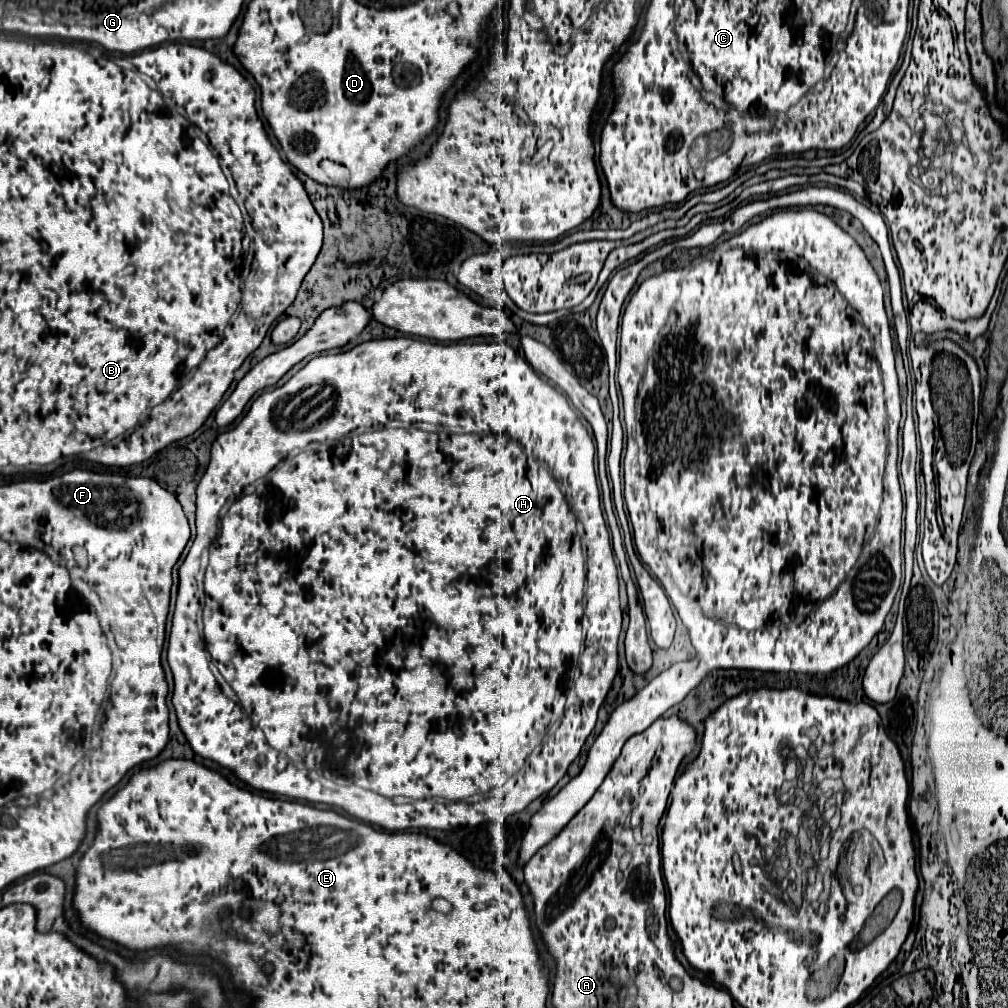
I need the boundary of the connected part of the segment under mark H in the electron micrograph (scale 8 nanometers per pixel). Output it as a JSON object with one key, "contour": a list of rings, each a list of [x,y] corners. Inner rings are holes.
{"contour":[[[392,338],[392,340],[370,340],[370,342],[362,342],[362,344],[358,344],[358,346],[354,346],[354,348],[352,348],[352,350],[346,350],[346,352],[338,352],[338,354],[320,354],[320,356],[316,356],[316,358],[312,358],[312,360],[310,360],[310,362],[308,362],[308,364],[306,364],[306,366],[304,366],[304,368],[300,368],[300,370],[298,370],[298,372],[296,372],[296,374],[294,374],[294,376],[292,376],[292,378],[290,378],[290,380],[288,380],[288,382],[286,382],[286,384],[284,384],[284,386],[280,386],[280,388],[276,388],[276,390],[270,390],[270,392],[262,392],[262,394],[260,394],[260,396],[258,396],[258,398],[256,398],[256,400],[254,400],[254,402],[252,402],[252,406],[250,406],[250,410],[248,410],[248,412],[246,412],[246,416],[244,416],[244,418],[242,418],[242,420],[240,420],[240,424],[238,424],[238,426],[236,426],[236,428],[232,428],[232,430],[230,430],[230,432],[224,432],[224,434],[220,434],[220,436],[218,436],[218,438],[216,438],[216,440],[214,440],[214,444],[212,444],[212,454],[210,454],[210,464],[208,464],[208,468],[206,468],[206,472],[204,472],[204,476],[202,476],[202,480],[200,480],[200,484],[198,484],[198,486],[197,486],[197,489],[196,489],[196,538],[194,538],[194,544],[192,544],[192,548],[190,548],[190,552],[188,552],[188,556],[186,556],[186,558],[184,558],[184,562],[182,562],[182,566],[180,566],[180,570],[178,570],[178,574],[180,574],[180,588],[178,588],[178,598],[176,598],[176,608],[174,608],[174,616],[172,616],[172,628],[170,628],[170,638],[168,638],[168,644],[170,644],[170,646],[168,646],[168,662],[170,662],[170,668],[172,668],[172,674],[174,674],[174,696],[172,696],[172,704],[174,704],[174,708],[176,708],[176,714],[178,714],[178,724],[180,724],[180,728],[182,728],[182,732],[184,732],[184,736],[186,736],[186,740],[188,740],[188,742],[190,742],[190,746],[192,746],[192,750],[194,750],[194,752],[196,752],[196,754],[200,754],[200,756],[202,756],[202,758],[208,758],[208,760],[214,760],[214,762],[218,762],[218,764],[220,764],[220,766],[224,766],[224,768],[230,768],[230,770],[234,770],[234,772],[236,772],[236,774],[238,774],[238,778],[240,778],[240,780],[244,780],[244,782],[246,782],[246,784],[250,784],[250,786],[254,786],[254,788],[256,788],[256,790],[266,790],[266,792],[274,792],[274,794],[280,794],[280,796],[290,796],[290,798],[296,798],[296,800],[308,800],[308,802],[322,802],[322,804],[324,804],[324,805],[327,805],[327,806],[329,806],[329,807],[331,807],[331,808],[334,808],[334,809],[339,809],[339,810],[342,810],[342,809],[343,809],[343,811],[344,811],[344,813],[346,813],[346,814],[350,814],[350,816],[354,816],[354,818],[358,818],[358,820],[364,820],[364,822],[370,822],[370,824],[378,824],[378,826],[382,826],[382,828],[386,828],[386,830],[392,830],[392,832],[396,832],[396,830],[406,830],[406,828],[420,828],[420,830],[452,830],[452,828],[458,828],[458,826],[471,826],[471,827],[473,827],[473,826],[477,826],[477,825],[481,825],[481,824],[487,824],[487,823],[488,823],[488,820],[489,820],[489,821],[490,821],[490,822],[499,822],[499,823],[504,823],[504,822],[505,822],[505,821],[506,821],[506,818],[507,818],[507,817],[508,817],[508,816],[510,816],[510,815],[512,815],[512,814],[515,814],[515,813],[517,813],[517,812],[520,812],[520,811],[522,811],[522,810],[524,810],[524,809],[525,809],[525,808],[526,808],[526,807],[527,807],[527,806],[528,806],[528,804],[530,804],[530,802],[532,802],[532,800],[534,800],[534,798],[538,798],[538,796],[542,796],[542,794],[544,794],[544,792],[548,792],[548,790],[552,790],[552,788],[554,788],[554,786],[556,786],[556,782],[558,782],[558,780],[560,780],[560,778],[562,778],[562,776],[564,776],[564,774],[566,774],[566,770],[568,770],[568,766],[570,766],[570,764],[572,764],[572,762],[574,762],[574,758],[576,758],[576,756],[578,756],[578,754],[580,754],[580,750],[582,750],[582,746],[584,746],[584,742],[586,742],[586,738],[588,738],[588,736],[590,736],[590,732],[592,732],[592,728],[594,728],[594,724],[596,724],[596,718],[598,718],[598,708],[600,708],[600,704],[602,704],[602,702],[604,702],[604,698],[606,698],[606,694],[608,694],[608,690],[610,690],[610,686],[612,686],[612,680],[614,680],[614,676],[616,676],[616,675],[617,675],[617,673],[618,673],[618,634],[620,634],[620,628],[622,628],[622,609],[621,609],[621,607],[620,607],[620,598],[619,598],[619,582],[618,582],[618,580],[619,580],[619,575],[620,575],[620,576],[621,576],[621,578],[622,578],[622,574],[620,574],[620,564],[618,564],[618,558],[616,558],[616,554],[614,554],[614,542],[612,542],[612,536],[610,536],[610,534],[608,534],[608,530],[609,530],[609,533],[610,533],[610,526],[609,526],[609,524],[608,524],[608,514],[606,514],[606,516],[607,516],[607,528],[606,528],[606,524],[604,524],[604,516],[603,516],[603,510],[602,510],[602,506],[601,506],[601,501],[600,501],[600,489],[599,489],[599,486],[598,486],[598,482],[596,482],[596,472],[595,472],[595,467],[594,467],[594,454],[596,454],[596,446],[594,446],[594,441],[593,441],[593,439],[592,439],[592,437],[591,437],[591,436],[588,436],[588,432],[586,432],[586,428],[584,428],[584,426],[582,426],[582,422],[580,422],[580,420],[578,420],[578,416],[576,416],[576,412],[574,412],[574,408],[572,408],[572,406],[570,406],[570,402],[568,402],[568,398],[566,398],[566,396],[564,396],[564,394],[560,394],[560,392],[558,392],[558,390],[554,390],[554,388],[552,388],[552,386],[550,386],[550,384],[548,384],[548,382],[546,382],[546,380],[542,380],[542,378],[540,378],[540,376],[538,376],[538,374],[536,374],[536,372],[534,372],[534,370],[532,370],[532,368],[530,368],[530,364],[528,364],[528,362],[526,362],[526,360],[524,360],[524,358],[522,358],[522,356],[520,356],[520,354],[518,354],[518,352],[516,352],[516,350],[514,350],[514,348],[512,348],[512,346],[508,346],[508,344],[504,344],[504,342],[490,342],[490,343],[471,343],[471,342],[464,342],[464,341],[463,341],[463,342],[453,342],[453,343],[442,343],[442,342],[422,342],[422,340],[412,340],[412,338]],[[417,422],[422,422],[422,430],[420,430],[420,428],[412,428],[412,426],[414,426],[414,424],[415,424],[415,423],[417,423]],[[454,426],[456,426],[456,428],[458,428],[458,434],[450,434],[450,432],[448,432],[448,430],[442,430],[442,428],[454,428]],[[296,444],[298,444],[298,446],[300,446],[300,450],[302,450],[302,452],[298,452],[298,454],[296,454],[296,456],[292,456],[292,458],[288,458],[288,452],[292,452],[292,450],[294,450],[294,448],[296,448]],[[280,462],[282,462],[282,466],[280,466],[280,468],[276,468],[276,470],[274,470],[274,474],[272,474],[272,476],[270,476],[270,478],[266,478],[266,476],[268,476],[268,472],[270,472],[270,470],[272,470],[272,468],[274,468],[274,466],[278,466],[278,464],[280,464]],[[260,478],[264,478],[264,482],[262,482],[262,484],[258,484],[258,486],[256,486],[256,490],[254,490],[254,492],[252,492],[252,494],[246,494],[246,488],[248,488],[248,486],[252,486],[252,484],[254,484],[254,482],[256,482],[256,480],[260,480]],[[548,492],[554,492],[554,493],[553,493],[553,494],[555,494],[555,493],[556,493],[556,492],[562,492],[562,493],[561,493],[561,494],[560,494],[560,496],[558,496],[558,499],[551,499],[551,498],[550,498],[550,499],[549,499],[549,500],[558,500],[558,506],[560,506],[560,514],[562,514],[562,516],[564,516],[564,518],[562,518],[562,516],[558,516],[558,520],[556,520],[556,518],[554,518],[554,530],[556,530],[556,532],[554,532],[554,534],[552,534],[552,528],[548,528],[548,520],[544,520],[544,500],[548,500]],[[228,500],[232,500],[232,502],[234,502],[234,504],[232,504],[232,508],[230,508],[230,509],[229,509],[229,511],[228,511],[228,513],[227,513],[227,514],[226,514],[226,515],[225,515],[225,516],[224,516],[224,517],[223,517],[223,518],[222,518],[222,521],[221,521],[221,523],[220,523],[220,524],[218,524],[218,520],[220,520],[220,510],[222,510],[222,506],[224,506],[224,504],[226,504],[226,502],[228,502]],[[578,520],[580,520],[580,521],[579,521],[579,522],[582,522],[582,525],[583,525],[583,526],[584,526],[584,532],[585,532],[585,534],[584,534],[584,533],[583,533],[583,538],[582,538],[582,537],[581,537],[581,536],[580,536],[580,535],[579,535],[579,534],[578,534],[578,532],[576,532],[576,522],[578,522]],[[208,546],[210,546],[210,548],[209,548],[209,563],[208,563],[208,566],[207,566],[207,568],[206,568],[206,578],[204,578],[204,574],[202,574],[202,570],[200,570],[200,568],[201,568],[201,565],[200,565],[200,564],[201,564],[201,562],[200,562],[200,559],[201,559],[201,556],[202,556],[202,552],[204,552],[204,550],[206,550],[206,548],[208,548]],[[210,656],[212,656],[212,662],[214,662],[214,664],[216,664],[216,666],[218,666],[218,670],[220,670],[220,674],[222,674],[222,676],[224,676],[224,678],[226,678],[226,682],[228,682],[228,684],[230,684],[230,686],[232,686],[232,690],[234,690],[234,692],[236,692],[236,696],[238,696],[238,702],[234,702],[234,700],[230,700],[230,698],[228,698],[228,696],[226,696],[226,694],[224,694],[224,692],[222,692],[222,688],[220,688],[220,686],[218,686],[218,682],[216,682],[216,679],[215,679],[215,677],[214,677],[214,674],[212,674],[212,672],[210,672]],[[332,778],[339,778],[339,783],[336,783],[336,782],[332,782]],[[434,796],[442,796],[442,798],[446,798],[446,800],[420,800],[420,798],[434,798]]]}

